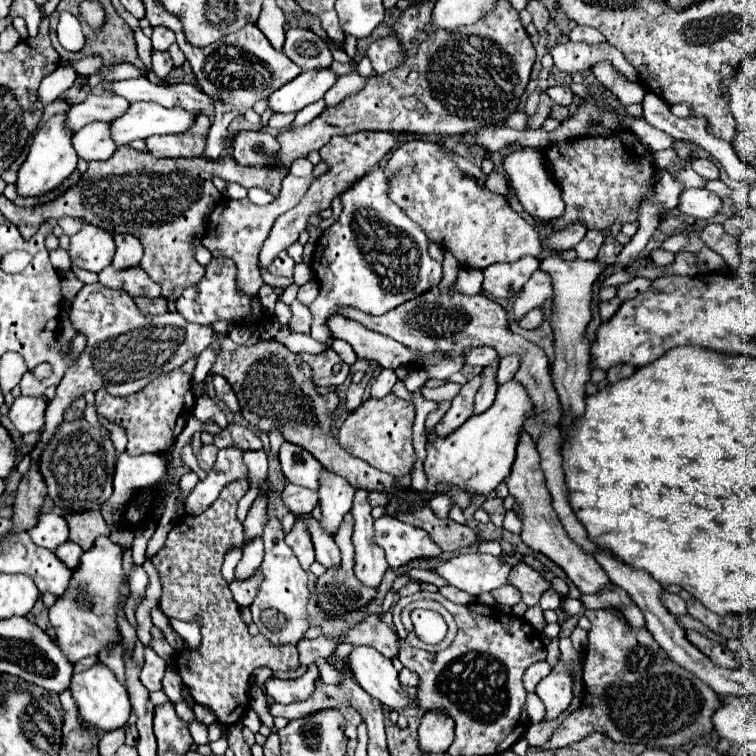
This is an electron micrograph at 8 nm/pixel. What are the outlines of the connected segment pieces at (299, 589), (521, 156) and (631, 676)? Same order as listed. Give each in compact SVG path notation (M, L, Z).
M269 518L265 532L263 532L263 544L265 544L265 558L261 564L261 570L265 574L265 580L259 586L257 598L251 604L253 622L259 628L259 634L263 634L271 644L285 646L285 644L297 644L305 638L309 630L309 616L307 616L307 604L309 604L309 590L307 590L307 572L299 566L293 550L283 542L285 534L281 530L281 524L277 518Z
M523 146L519 150L513 150L511 154L507 154L503 158L503 170L505 170L505 176L507 176L513 192L517 194L519 202L531 216L537 216L541 220L551 220L551 218L559 218L563 214L565 204L561 200L561 192L551 182L551 178L547 178L549 174L547 174L547 168L543 166L543 154L537 148Z
M585 610L591 620L589 642L583 650L583 704L575 710L551 736L545 748L561 748L585 738L591 732L601 732L613 742L623 744L643 744L647 748L679 748L683 744L695 742L713 730L711 716L719 708L719 696L699 678L691 676L683 666L675 664L667 652L655 642L649 630L629 630L615 614L607 610Z

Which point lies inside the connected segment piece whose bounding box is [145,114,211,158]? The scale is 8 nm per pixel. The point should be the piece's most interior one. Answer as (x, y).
(190, 145)

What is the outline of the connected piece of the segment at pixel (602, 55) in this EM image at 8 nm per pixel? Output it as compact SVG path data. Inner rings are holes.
M565 42L565 44L557 44L551 50L551 56L553 56L555 66L559 70L563 70L563 72L569 72L569 74L581 72L581 70L589 70L589 68L593 68L599 62L609 62L617 70L625 72L625 76L631 82L637 82L637 70L609 42L601 42L601 44Z

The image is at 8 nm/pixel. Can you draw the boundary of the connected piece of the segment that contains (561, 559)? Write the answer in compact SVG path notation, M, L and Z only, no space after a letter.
M521 432L521 440L519 440L519 446L517 446L517 458L515 458L513 470L511 470L509 478L507 478L509 494L513 494L515 500L517 500L515 512L519 514L519 518L523 522L521 540L529 548L533 548L535 552L545 554L557 566L561 566L565 570L567 578L579 588L581 594L601 592L603 588L607 588L611 584L611 580L607 578L607 574L603 572L603 568L597 564L597 560L591 554L581 552L579 546L575 546L575 542L571 542L571 538L567 536L567 532L563 530L563 524L559 522L559 516L555 514L555 510L551 506L551 494L547 490L545 474L543 474L539 462L541 462L541 458L539 458L539 452L535 448L535 442L531 440L529 434Z

